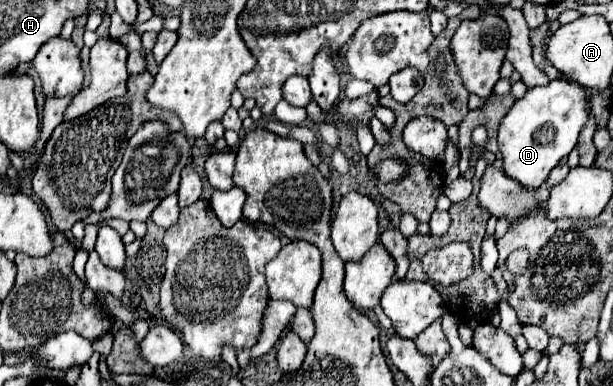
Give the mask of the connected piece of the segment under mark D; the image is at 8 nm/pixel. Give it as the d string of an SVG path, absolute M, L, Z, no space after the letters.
M556 79L544 87L532 87L502 117L498 127L498 151L502 153L502 171L526 189L538 189L548 173L566 157L588 121L590 97L578 83Z

